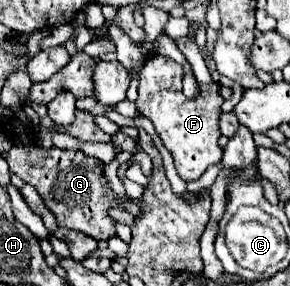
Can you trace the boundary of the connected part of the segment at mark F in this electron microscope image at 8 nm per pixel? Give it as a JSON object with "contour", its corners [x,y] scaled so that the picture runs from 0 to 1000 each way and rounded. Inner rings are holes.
{"contour":[[[531,189],[486,241],[479,346],[466,353],[479,395],[528,423],[541,472],[603,556],[610,605],[631,633],[686,626],[707,591],[769,549],[769,521],[748,507],[762,479],[755,402],[769,339],[755,290],[686,290],[686,332],[645,346],[631,332],[631,234],[593,206]]]}

